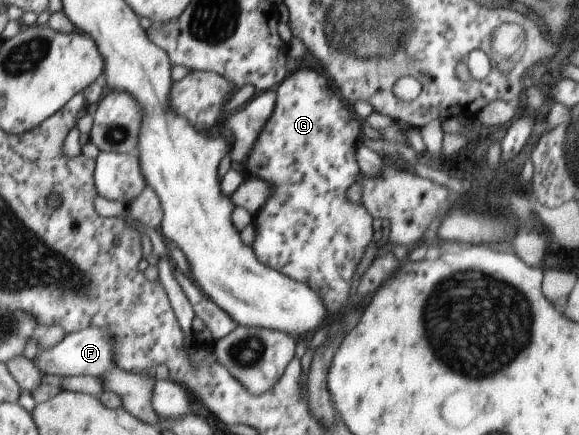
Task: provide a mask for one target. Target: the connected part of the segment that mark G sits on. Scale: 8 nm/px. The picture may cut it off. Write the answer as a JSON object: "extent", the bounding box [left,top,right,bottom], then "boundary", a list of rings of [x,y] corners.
{"extent":[244,60,372,315],"boundary":[[[309,60],[303,61],[278,85],[274,110],[254,140],[248,158],[244,160],[244,174],[264,178],[264,182],[272,186],[270,196],[252,217],[252,248],[258,252],[258,260],[262,260],[262,264],[270,264],[270,268],[278,268],[278,272],[298,280],[300,284],[309,285],[321,295],[322,304],[331,315],[342,310],[342,306],[348,302],[350,278],[354,276],[366,244],[372,240],[372,218],[360,204],[352,204],[346,198],[346,188],[358,176],[354,140],[360,131],[360,122],[356,122],[340,104],[340,98],[328,88],[326,78],[314,70],[308,70],[309,66]]]}

